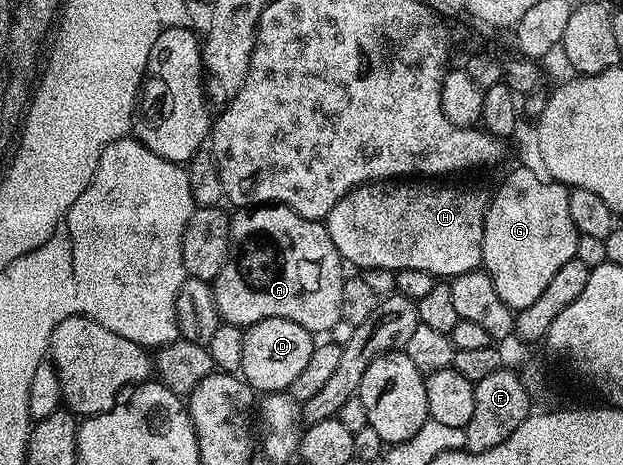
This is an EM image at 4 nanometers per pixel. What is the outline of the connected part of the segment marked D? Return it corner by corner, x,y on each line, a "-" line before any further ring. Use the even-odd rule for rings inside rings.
267,318
261,322
253,322
244,330
240,365
243,381
253,391
264,396
291,391
294,380
298,380
310,361
313,345
314,335
302,328
302,324
294,324
289,318

